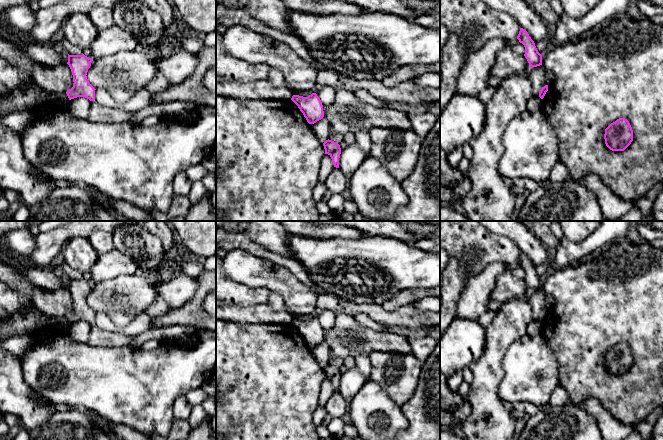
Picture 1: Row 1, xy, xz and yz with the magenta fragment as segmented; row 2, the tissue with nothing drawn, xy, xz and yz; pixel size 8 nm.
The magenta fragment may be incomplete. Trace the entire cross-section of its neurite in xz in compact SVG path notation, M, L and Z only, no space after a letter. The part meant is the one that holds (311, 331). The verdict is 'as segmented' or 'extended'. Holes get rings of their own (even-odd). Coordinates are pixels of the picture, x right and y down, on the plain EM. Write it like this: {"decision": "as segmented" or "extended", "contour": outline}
{"decision": "as segmented", "contour": "M316 317L308 321L293 319L291 324L298 330L309 348L314 348L324 341L323 329Z"}

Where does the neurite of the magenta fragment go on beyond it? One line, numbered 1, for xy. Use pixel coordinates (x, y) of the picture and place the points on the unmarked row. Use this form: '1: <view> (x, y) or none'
1: none

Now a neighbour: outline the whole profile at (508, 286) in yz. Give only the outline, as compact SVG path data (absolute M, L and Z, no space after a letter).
M506 271L498 276L490 300L504 303L511 299L528 297L529 293L530 289L524 279Z

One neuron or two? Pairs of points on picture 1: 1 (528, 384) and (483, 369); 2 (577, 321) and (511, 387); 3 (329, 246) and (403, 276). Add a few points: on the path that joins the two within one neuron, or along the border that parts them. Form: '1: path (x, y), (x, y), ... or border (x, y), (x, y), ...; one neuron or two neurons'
1: border (505, 353), (501, 361), (499, 399); two neurons
2: border (542, 335), (558, 363), (558, 370); two neurons
3: path (348, 249), (376, 249), (385, 257); one neuron

